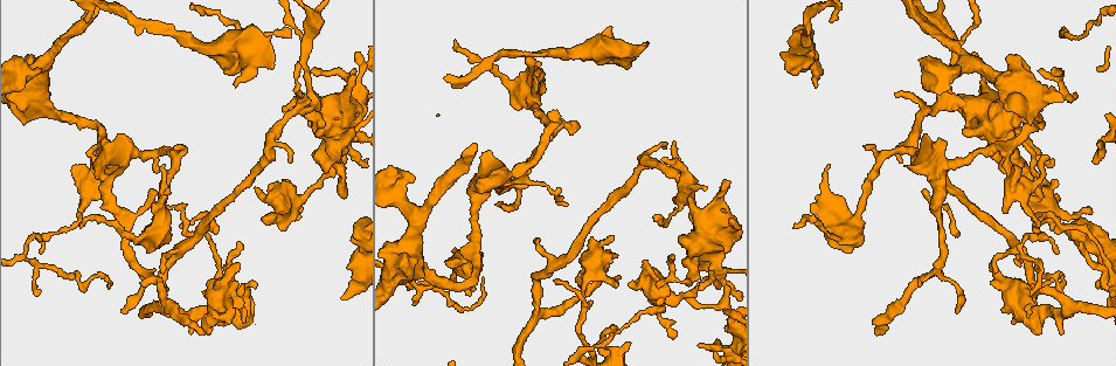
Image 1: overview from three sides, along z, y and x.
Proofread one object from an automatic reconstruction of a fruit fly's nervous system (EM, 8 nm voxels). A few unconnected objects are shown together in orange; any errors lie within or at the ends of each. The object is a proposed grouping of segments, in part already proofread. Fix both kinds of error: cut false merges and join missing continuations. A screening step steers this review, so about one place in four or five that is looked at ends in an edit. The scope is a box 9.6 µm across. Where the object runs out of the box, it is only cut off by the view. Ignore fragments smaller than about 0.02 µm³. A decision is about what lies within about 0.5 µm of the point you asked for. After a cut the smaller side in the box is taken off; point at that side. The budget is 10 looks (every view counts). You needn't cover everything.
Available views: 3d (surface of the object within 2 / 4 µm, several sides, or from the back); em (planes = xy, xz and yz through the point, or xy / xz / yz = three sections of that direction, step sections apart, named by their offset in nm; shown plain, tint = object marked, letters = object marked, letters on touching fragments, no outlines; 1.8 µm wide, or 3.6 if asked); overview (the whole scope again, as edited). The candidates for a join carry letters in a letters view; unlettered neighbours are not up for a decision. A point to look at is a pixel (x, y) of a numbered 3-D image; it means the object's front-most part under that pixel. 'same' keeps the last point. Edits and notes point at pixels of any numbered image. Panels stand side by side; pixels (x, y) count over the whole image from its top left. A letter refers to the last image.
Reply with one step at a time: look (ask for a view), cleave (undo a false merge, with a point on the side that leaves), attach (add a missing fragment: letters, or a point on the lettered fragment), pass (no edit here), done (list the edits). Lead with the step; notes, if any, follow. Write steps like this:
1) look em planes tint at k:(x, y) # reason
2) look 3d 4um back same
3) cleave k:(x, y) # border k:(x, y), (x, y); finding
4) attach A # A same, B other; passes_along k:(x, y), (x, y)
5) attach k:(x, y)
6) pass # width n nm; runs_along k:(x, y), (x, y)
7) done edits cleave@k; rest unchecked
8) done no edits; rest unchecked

look 3d 4um back at 1:(121, 311) # branch stops here

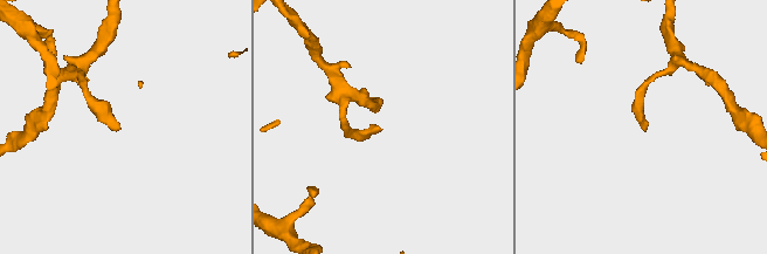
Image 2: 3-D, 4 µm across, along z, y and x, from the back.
look em xz step 8 tint at 2:(381, 129)

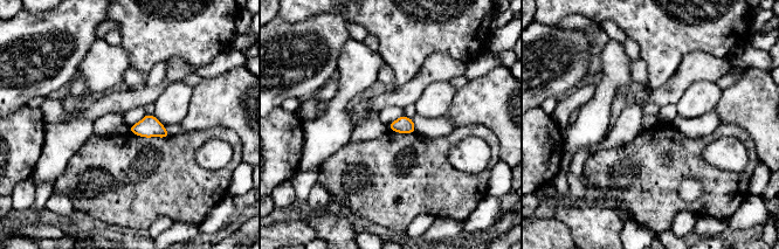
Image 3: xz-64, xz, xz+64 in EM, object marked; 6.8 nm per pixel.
look em planes letters same

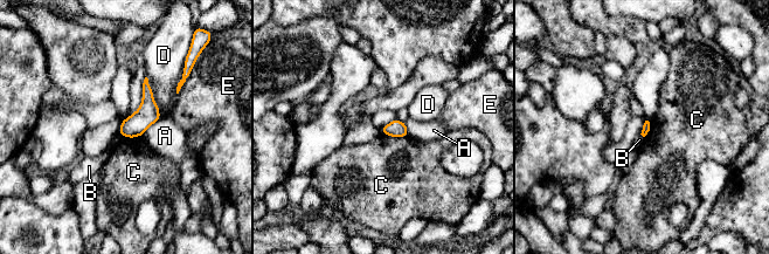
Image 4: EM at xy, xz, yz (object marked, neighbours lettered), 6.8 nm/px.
pass # A other, B other, C other, D other, E other; border 4:(381, 132), (388, 136), (408, 136); none of them fits

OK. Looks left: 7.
look 3d 2um at 1:(827, 164) # an open end

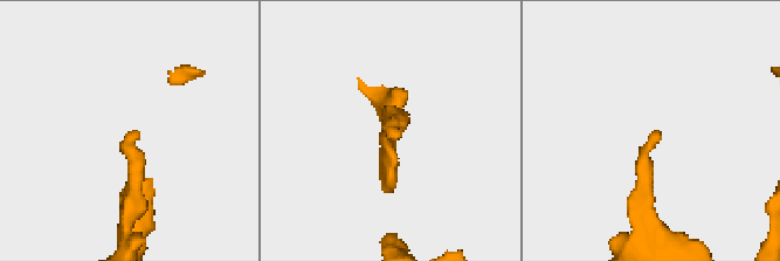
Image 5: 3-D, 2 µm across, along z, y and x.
look em planes letters at 5:(392, 134)

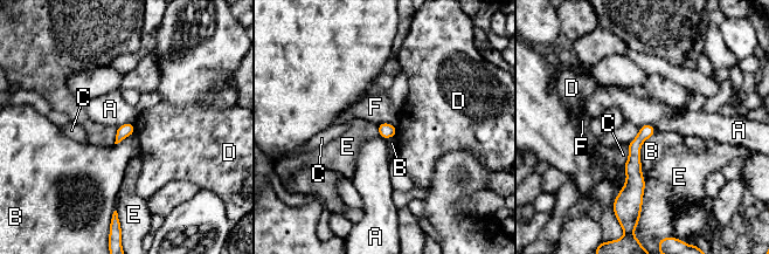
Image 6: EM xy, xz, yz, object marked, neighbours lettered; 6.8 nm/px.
pass # A other, B other, C other, D other, E other, F other; runs_along 6:(649, 128), (635, 145), (634, 199); none of them fits

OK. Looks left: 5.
look em planes tint at 1:(722, 273) # sharp bend

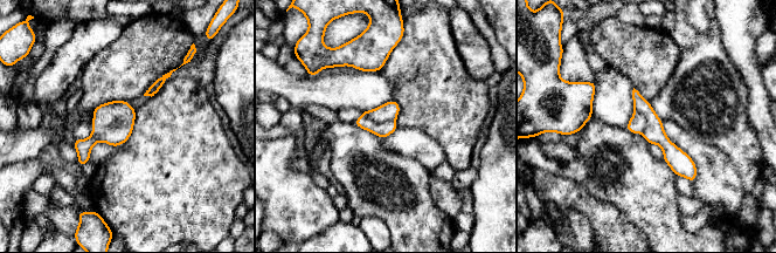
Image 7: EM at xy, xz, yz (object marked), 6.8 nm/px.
look em planes letters same

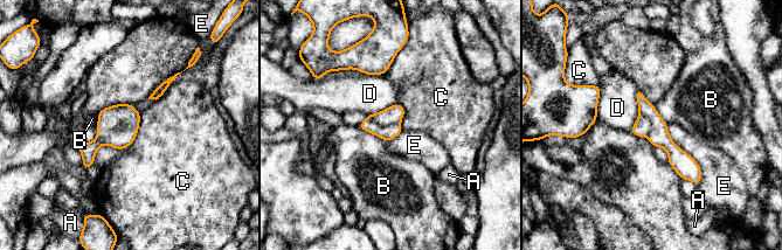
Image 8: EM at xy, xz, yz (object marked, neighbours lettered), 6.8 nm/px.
cleave 8:(394, 113) # A other, B other, C other, D other, E other; border 8:(367, 117), (381, 124), (399, 124); a second cell is stuck on

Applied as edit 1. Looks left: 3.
look overview

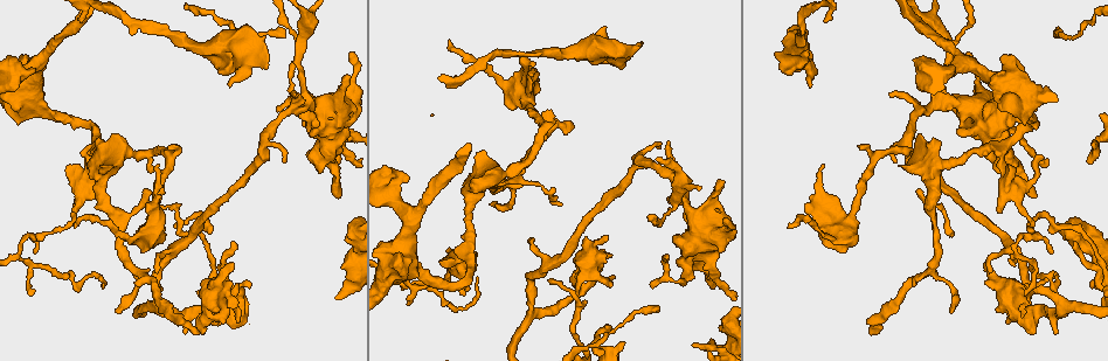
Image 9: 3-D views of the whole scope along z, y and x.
look 3d 4um at 9:(350, 78)

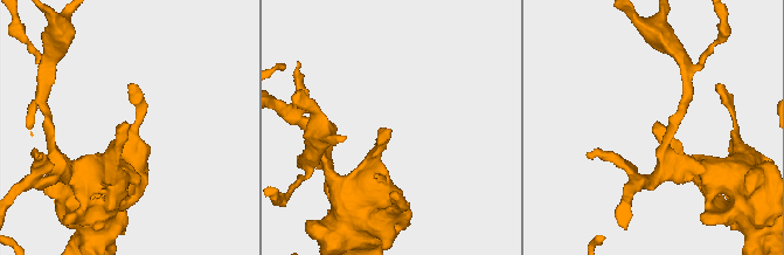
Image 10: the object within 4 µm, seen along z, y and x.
look em planes letters at 10:(124, 123) # now the EM

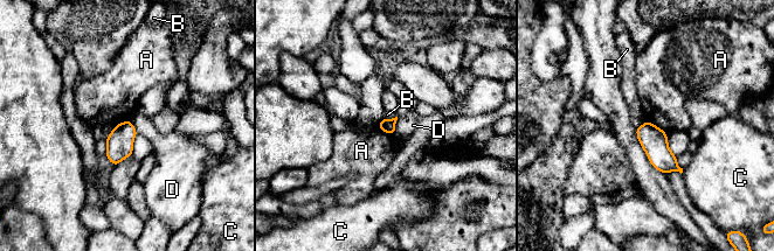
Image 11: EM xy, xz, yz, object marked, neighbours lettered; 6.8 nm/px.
pass # width 100 nm; A other, B other, C other, D other; border 11:(647, 119), (667, 132); no lettered fragment goes on from it

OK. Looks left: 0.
done edits cleave@8; rest unchecked

